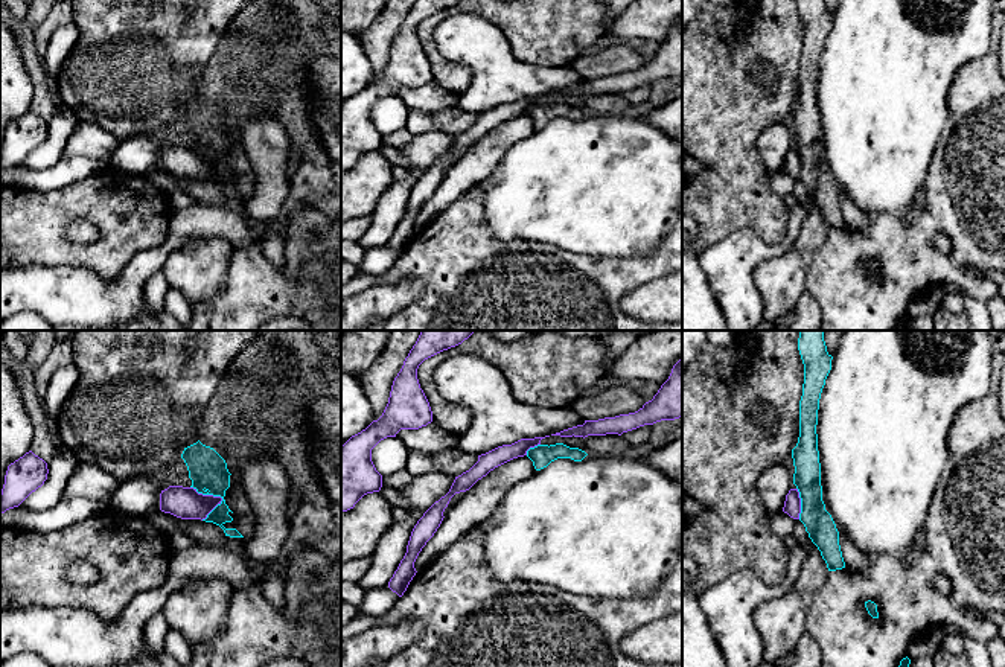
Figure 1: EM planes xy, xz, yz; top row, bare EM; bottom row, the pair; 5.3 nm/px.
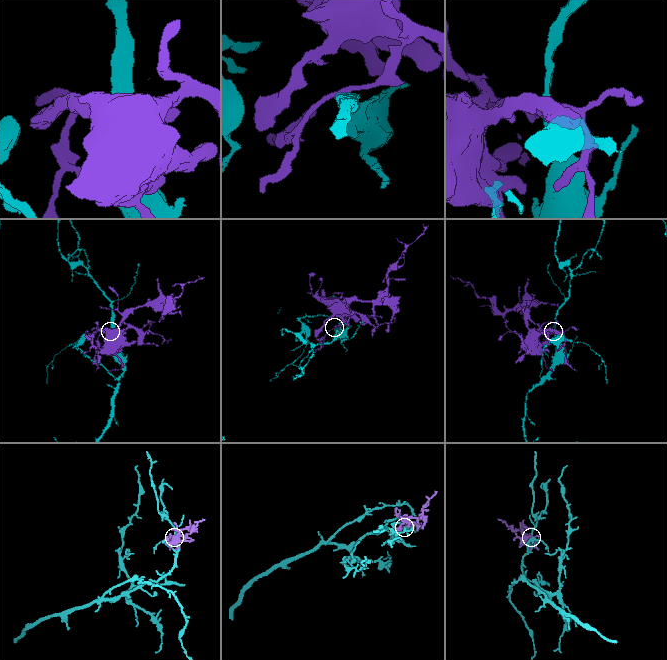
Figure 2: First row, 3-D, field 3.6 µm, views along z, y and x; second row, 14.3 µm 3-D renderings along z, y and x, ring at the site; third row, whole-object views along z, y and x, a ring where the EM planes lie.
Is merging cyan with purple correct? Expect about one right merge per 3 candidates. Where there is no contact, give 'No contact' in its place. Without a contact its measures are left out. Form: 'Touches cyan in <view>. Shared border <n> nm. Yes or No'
Touches cyan in xy. Shared border 200 nm. No

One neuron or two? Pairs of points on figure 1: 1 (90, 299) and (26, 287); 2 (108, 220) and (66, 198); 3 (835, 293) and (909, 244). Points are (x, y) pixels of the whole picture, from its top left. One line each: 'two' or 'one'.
1: one
2: one
3: one

